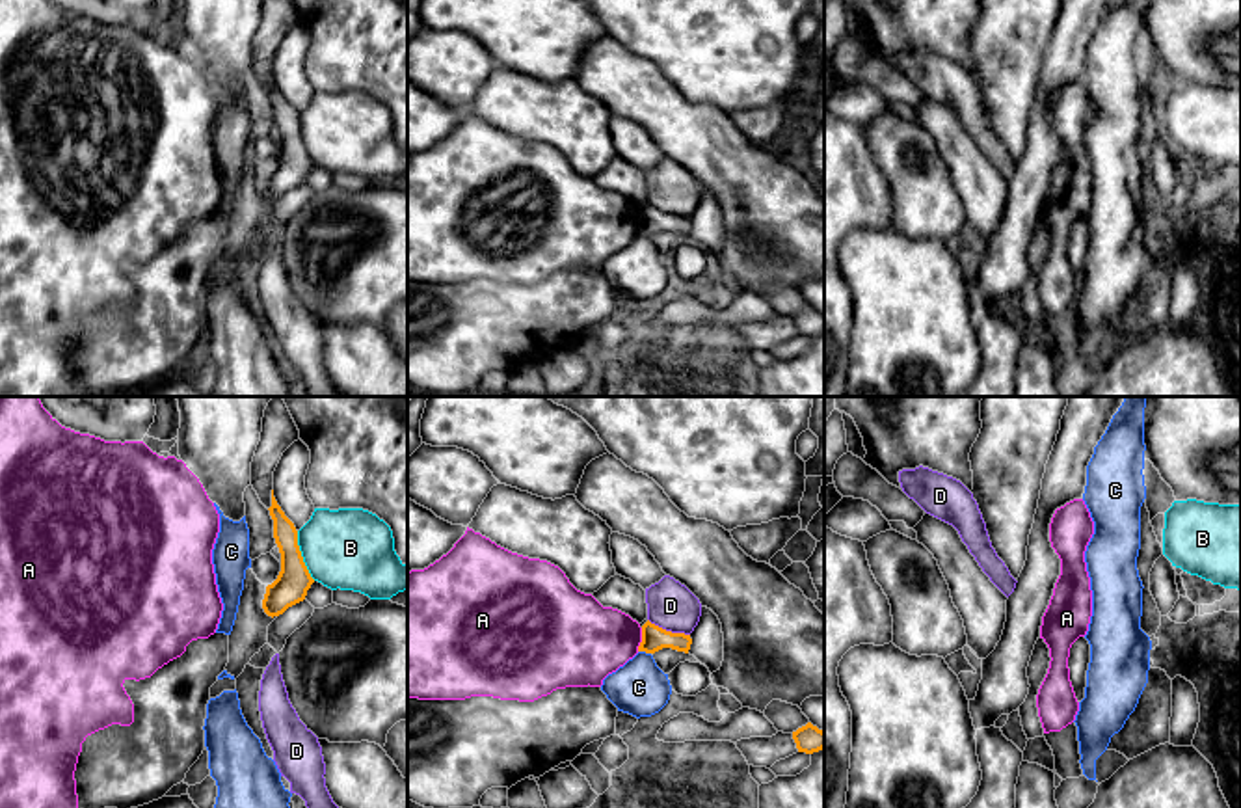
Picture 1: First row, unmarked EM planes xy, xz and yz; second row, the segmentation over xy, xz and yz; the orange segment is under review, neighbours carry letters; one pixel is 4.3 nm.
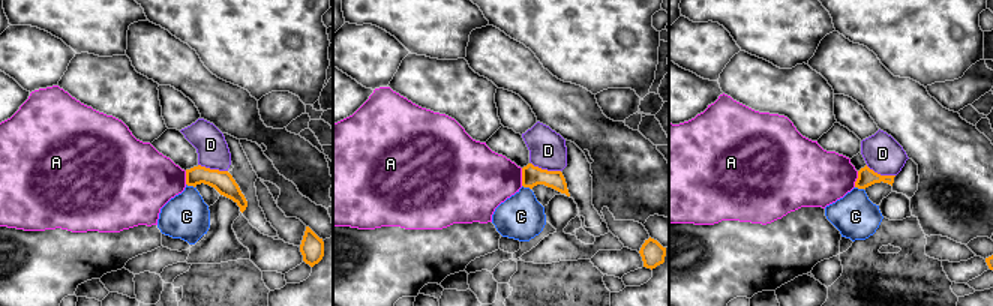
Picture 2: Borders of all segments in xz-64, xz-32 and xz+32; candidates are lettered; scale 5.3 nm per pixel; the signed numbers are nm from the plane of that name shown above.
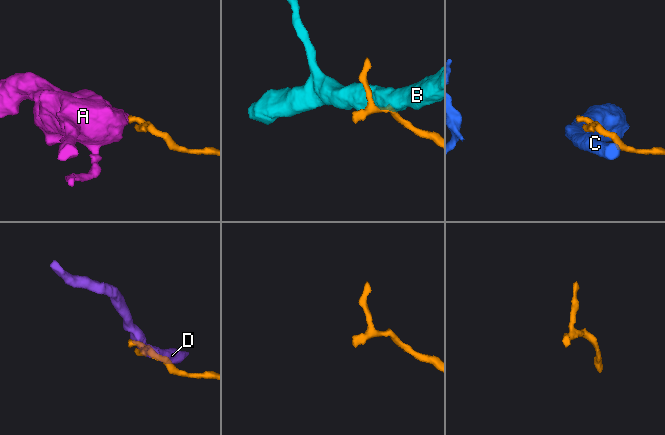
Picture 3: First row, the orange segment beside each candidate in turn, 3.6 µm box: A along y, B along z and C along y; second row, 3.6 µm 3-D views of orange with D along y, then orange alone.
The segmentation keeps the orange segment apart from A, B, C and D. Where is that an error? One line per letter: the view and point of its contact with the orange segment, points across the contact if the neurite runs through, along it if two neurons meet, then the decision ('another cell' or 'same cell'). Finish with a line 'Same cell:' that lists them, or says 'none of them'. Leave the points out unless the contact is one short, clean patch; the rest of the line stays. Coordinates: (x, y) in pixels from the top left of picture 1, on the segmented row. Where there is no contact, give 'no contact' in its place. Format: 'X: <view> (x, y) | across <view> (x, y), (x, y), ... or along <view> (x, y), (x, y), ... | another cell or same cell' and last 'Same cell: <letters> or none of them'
A: xz (642, 639) | another cell
B: xy (300, 555) | another cell
C: xz (644, 650) | another cell
D: xz (668, 632) | along xz (648, 619), (667, 630), (689, 635) | another cell
Same cell: none of them

